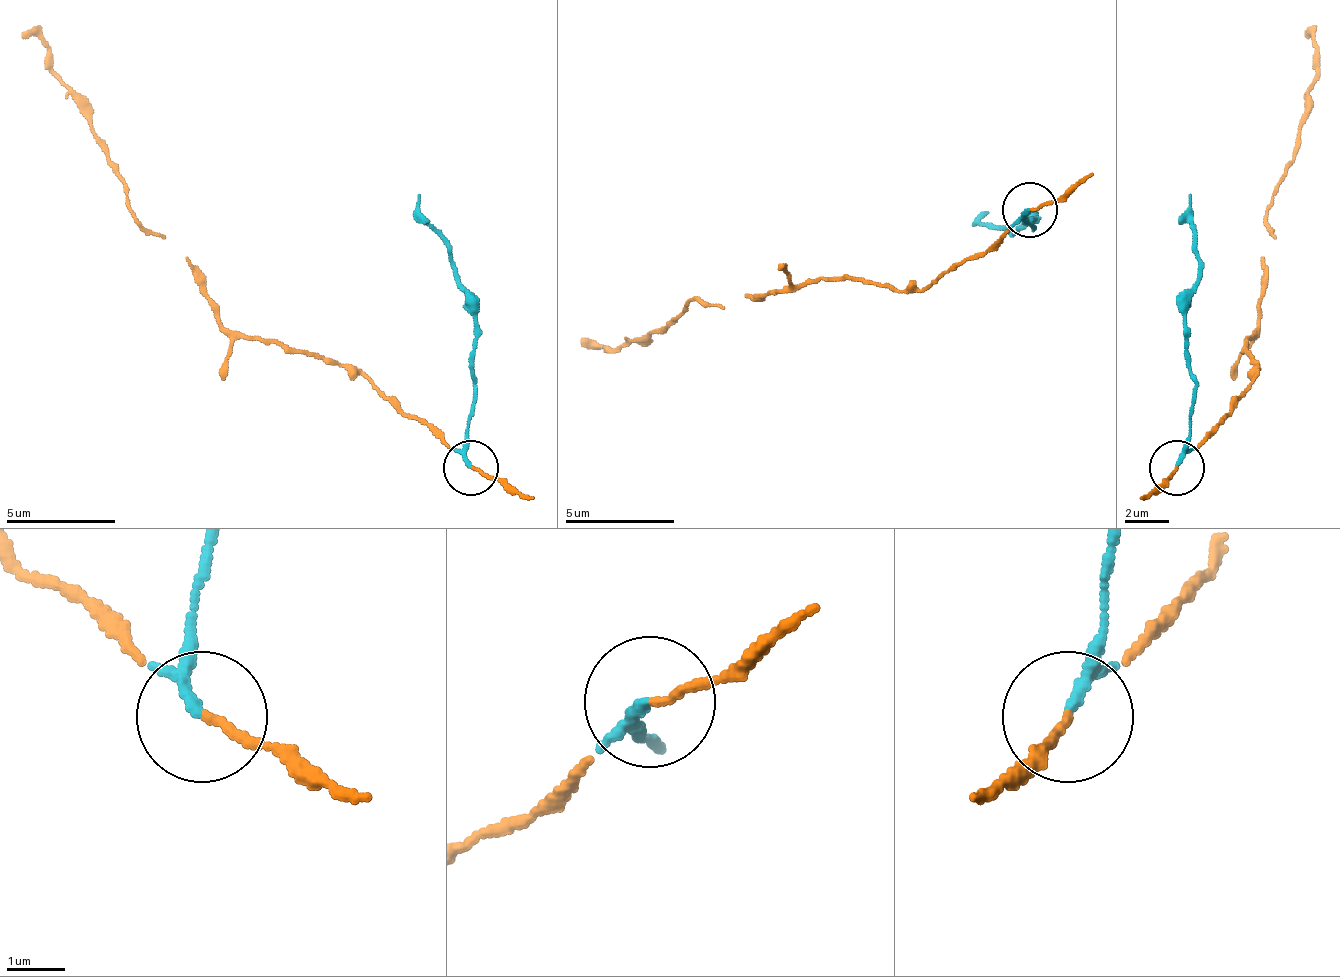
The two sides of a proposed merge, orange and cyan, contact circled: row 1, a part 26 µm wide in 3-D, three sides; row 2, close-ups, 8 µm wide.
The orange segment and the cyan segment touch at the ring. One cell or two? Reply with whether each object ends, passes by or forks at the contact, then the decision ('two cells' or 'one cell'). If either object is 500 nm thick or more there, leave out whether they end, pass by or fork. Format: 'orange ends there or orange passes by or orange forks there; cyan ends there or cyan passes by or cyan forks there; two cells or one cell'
orange ends there; cyan passes by; two cells

